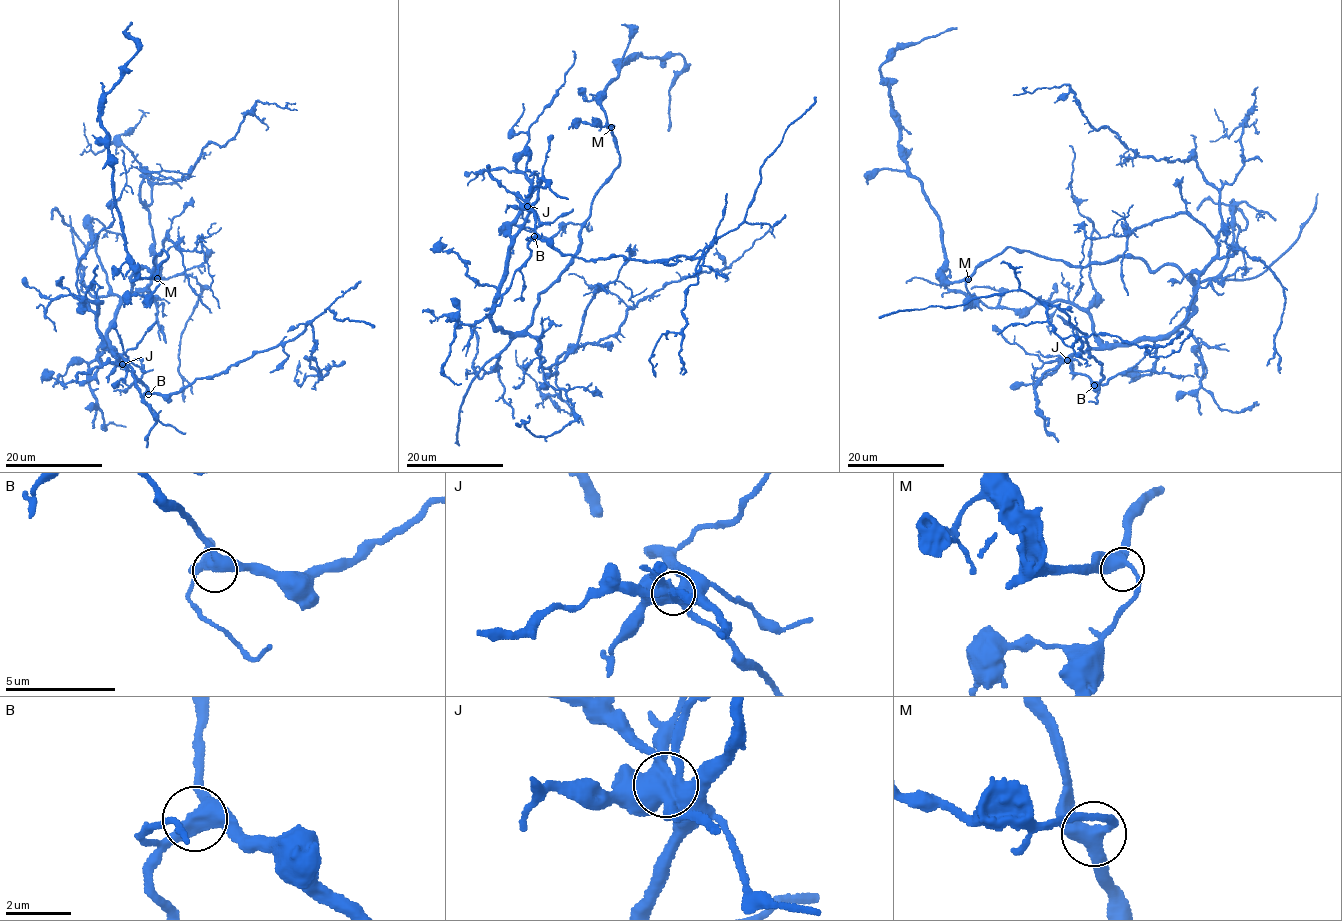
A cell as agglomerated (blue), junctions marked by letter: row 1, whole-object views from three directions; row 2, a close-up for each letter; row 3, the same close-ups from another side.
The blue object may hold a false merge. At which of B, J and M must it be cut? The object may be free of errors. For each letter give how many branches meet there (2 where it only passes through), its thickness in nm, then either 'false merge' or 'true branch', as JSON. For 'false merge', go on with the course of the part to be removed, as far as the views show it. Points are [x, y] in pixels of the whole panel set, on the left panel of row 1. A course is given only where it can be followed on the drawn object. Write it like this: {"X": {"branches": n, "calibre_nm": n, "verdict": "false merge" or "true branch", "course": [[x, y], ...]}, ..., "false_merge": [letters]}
{"B": {"branches": 3, "calibre_nm": 480, "verdict": "true branch"}, "J": {"branches": 6, "calibre_nm": 650, "verdict": "false merge", "course": [[122, 363], [157, 394], [174, 394], [310, 325], [315, 359], [306, 358], [321, 372], [299, 386], [299, 360]]}, "M": {"branches": 3, "calibre_nm": 400, "verdict": "true branch"}, "false_merge": ["J"]}

